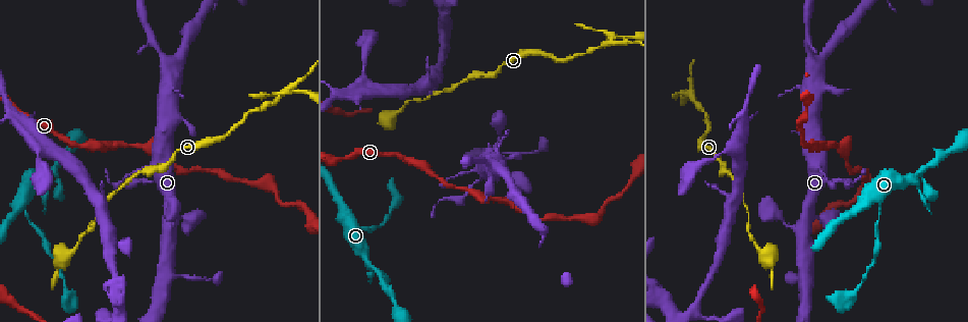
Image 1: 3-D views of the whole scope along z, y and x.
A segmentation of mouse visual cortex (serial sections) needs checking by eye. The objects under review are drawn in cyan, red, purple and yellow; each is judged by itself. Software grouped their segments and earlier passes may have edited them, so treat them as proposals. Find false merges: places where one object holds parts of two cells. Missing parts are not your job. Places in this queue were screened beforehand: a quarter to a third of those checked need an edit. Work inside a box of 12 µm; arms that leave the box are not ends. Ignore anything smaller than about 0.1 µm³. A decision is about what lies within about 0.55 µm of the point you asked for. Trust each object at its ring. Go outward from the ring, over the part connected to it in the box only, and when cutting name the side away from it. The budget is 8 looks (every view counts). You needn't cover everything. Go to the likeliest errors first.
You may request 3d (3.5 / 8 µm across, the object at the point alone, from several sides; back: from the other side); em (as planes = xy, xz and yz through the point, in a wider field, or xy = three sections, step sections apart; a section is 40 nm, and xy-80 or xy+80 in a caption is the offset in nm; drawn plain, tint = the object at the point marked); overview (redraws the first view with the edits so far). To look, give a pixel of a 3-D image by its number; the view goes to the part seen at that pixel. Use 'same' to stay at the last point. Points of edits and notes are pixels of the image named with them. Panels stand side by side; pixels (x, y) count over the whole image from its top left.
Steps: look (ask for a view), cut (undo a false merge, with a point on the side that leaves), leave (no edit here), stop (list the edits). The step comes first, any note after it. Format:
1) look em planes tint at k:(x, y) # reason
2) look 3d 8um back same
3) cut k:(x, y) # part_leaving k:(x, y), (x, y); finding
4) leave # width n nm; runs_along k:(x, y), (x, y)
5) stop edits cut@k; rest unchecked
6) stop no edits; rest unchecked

look 3d 3.5um at 1:(610, 41) # a narrow waist

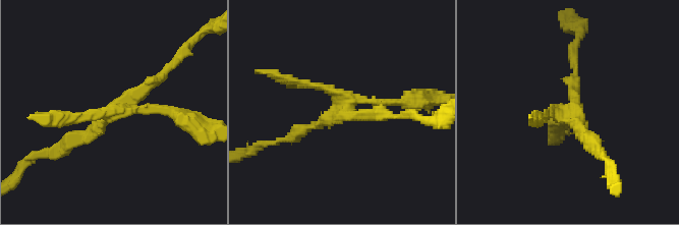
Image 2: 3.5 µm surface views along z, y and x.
look em xy step 5 tint at 2:(113, 108) # shape alone is not enough

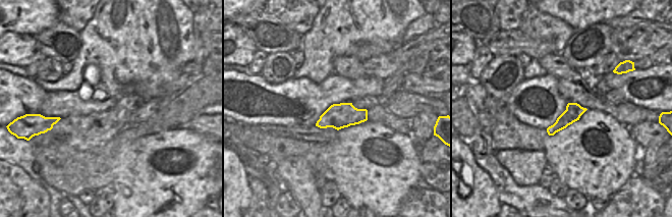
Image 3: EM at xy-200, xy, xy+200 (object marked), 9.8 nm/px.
cut 2:(77, 118) # part_leaving 2:(118, 111), (171, 111), (196, 139); a second cell is stuck on

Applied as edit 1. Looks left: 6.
look 3d 3.5um at 1:(878, 215) # thin neck

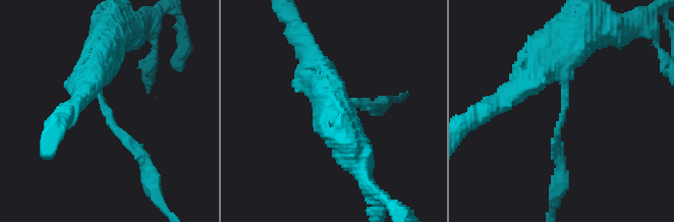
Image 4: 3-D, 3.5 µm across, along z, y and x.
look em xy step 3 tint at 4:(562, 116) # now the EM

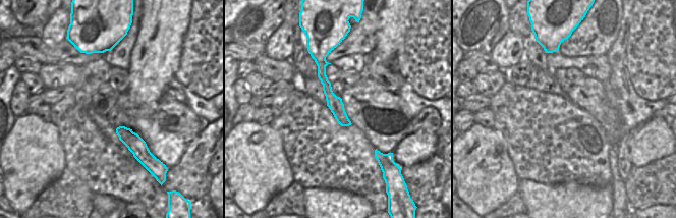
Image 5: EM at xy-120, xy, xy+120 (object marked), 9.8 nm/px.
leave # arm_widths 150, 400 nm; runs_along 4:(101, 49), (104, 111), (148, 168); all the same cell

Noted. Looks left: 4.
look 3d 3.5um at 1:(490, 197) # calibre changes

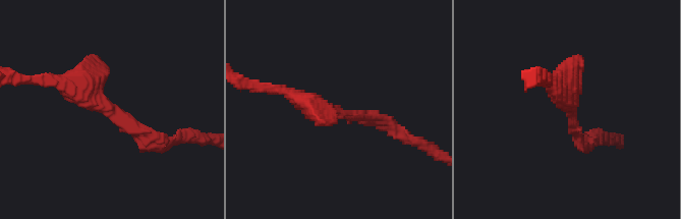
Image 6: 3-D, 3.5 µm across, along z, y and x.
look em xy step 2 tint at 6:(571, 111)

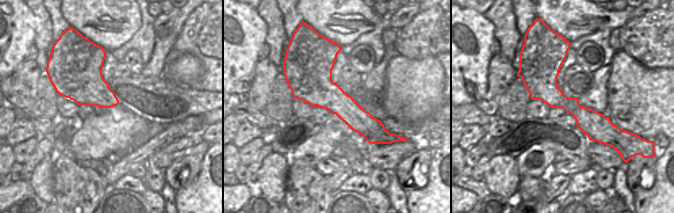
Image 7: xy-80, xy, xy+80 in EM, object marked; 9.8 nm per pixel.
leave # runs_along 7:(561, 54), (551, 89), (605, 141); one cell here

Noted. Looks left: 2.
stop edits cut@2; rest unchecked

